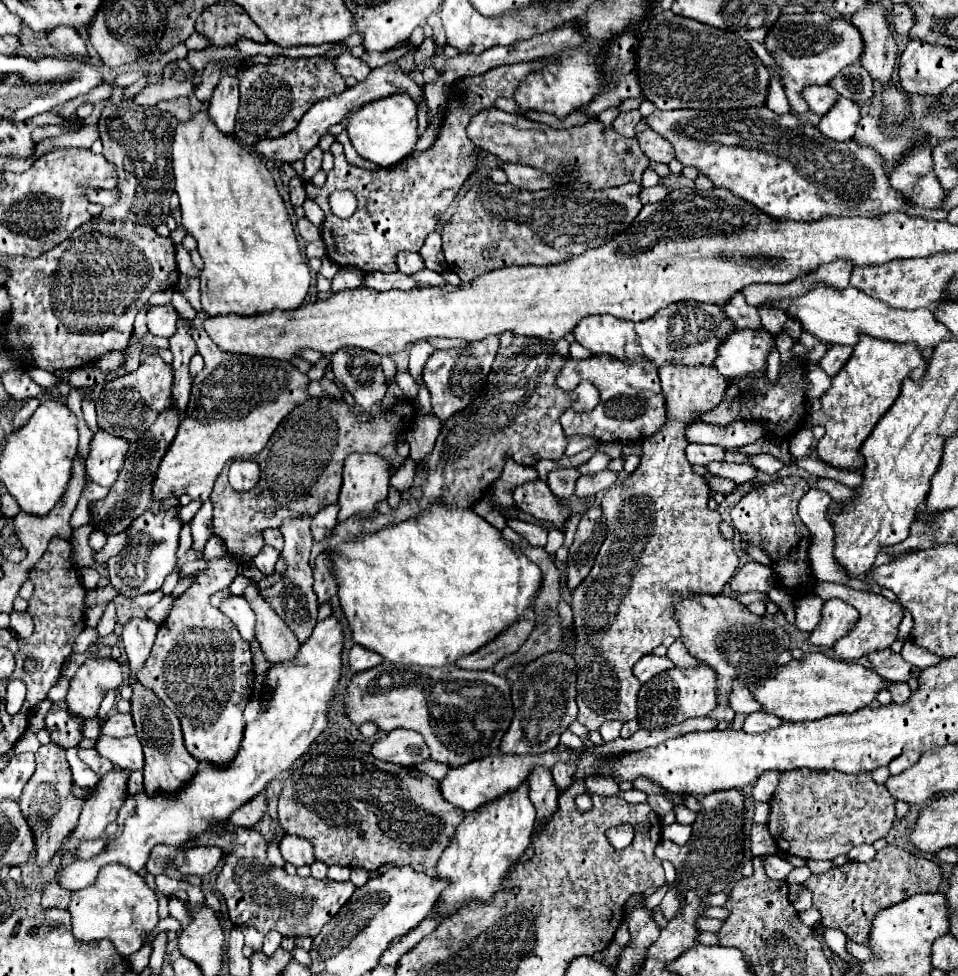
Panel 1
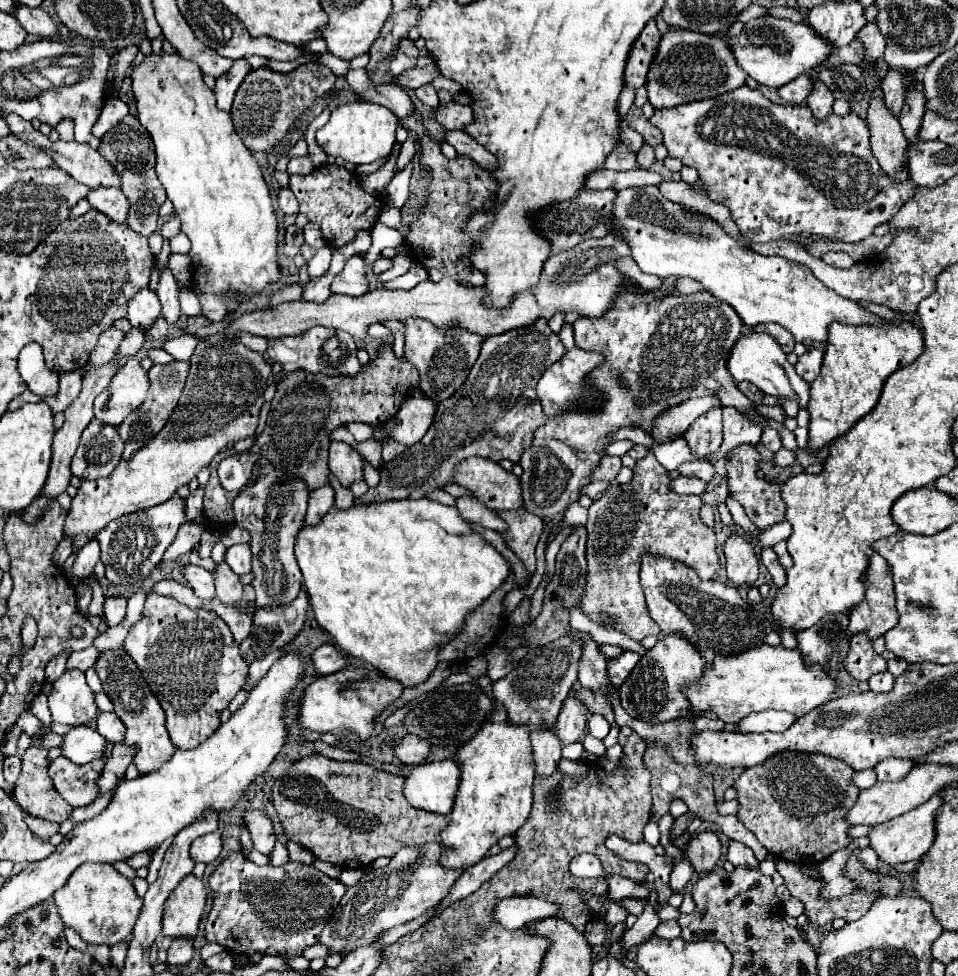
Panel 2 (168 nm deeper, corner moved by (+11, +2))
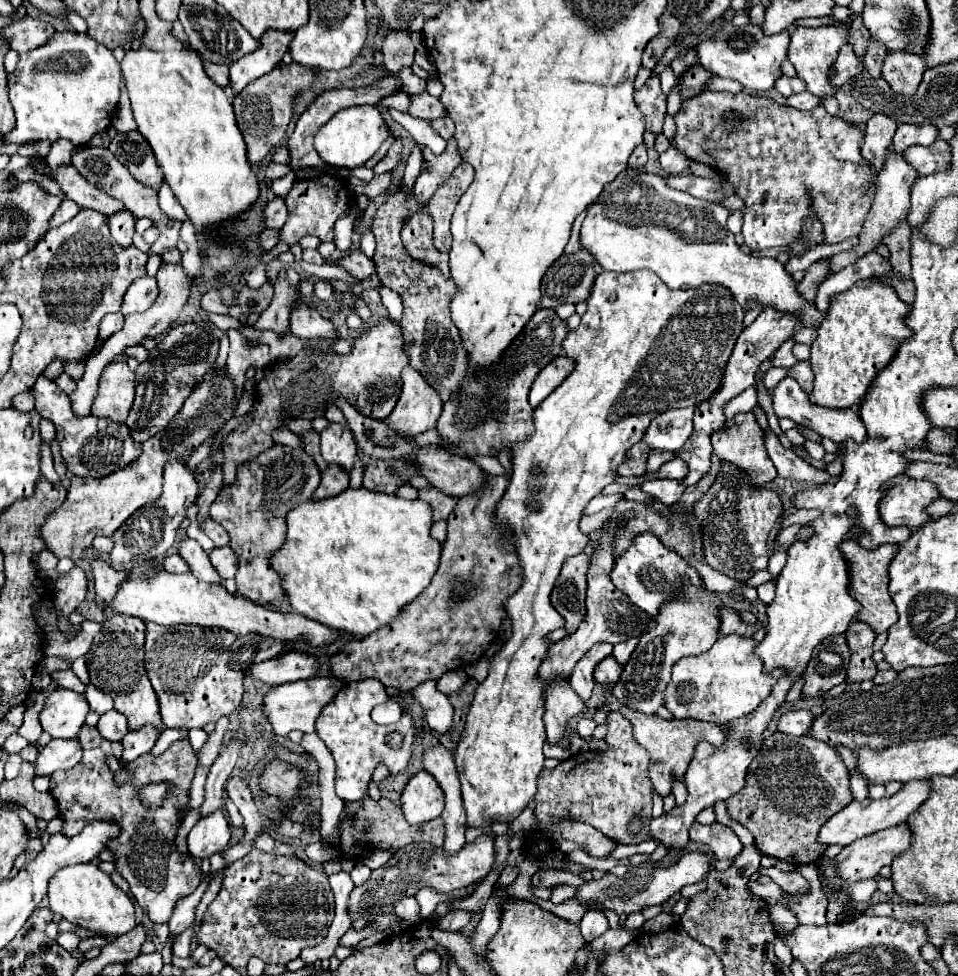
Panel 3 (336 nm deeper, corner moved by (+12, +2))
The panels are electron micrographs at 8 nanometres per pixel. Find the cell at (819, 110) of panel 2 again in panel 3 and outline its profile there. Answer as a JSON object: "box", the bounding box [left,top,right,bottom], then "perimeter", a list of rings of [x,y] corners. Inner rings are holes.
{"box":[788,22,850,98],"perimeter":[[[836,22],[836,24],[828,24],[828,26],[818,26],[818,28],[806,28],[806,26],[798,26],[792,34],[790,34],[790,46],[788,46],[788,60],[794,64],[798,78],[802,78],[808,86],[808,92],[824,98],[824,96],[834,96],[836,88],[830,82],[828,76],[828,66],[836,60],[836,54],[840,50],[840,46],[844,42],[848,42],[848,34],[850,34],[850,24],[848,22]]]}

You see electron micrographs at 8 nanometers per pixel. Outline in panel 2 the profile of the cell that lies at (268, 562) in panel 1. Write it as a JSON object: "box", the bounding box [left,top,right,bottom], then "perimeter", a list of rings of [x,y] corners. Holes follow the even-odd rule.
{"box":[225,544,251,574],"perimeter":[[[235,544],[225,552],[225,564],[237,574],[251,572],[251,550],[247,544]]]}

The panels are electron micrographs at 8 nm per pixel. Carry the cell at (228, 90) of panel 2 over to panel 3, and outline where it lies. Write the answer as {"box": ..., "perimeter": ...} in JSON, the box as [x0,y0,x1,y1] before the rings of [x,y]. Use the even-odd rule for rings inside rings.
{"box":[230,30,292,96],"perimeter":[[[268,30],[260,38],[262,44],[260,44],[260,48],[256,52],[232,62],[232,66],[230,66],[230,88],[232,88],[232,94],[236,96],[254,78],[260,78],[266,72],[270,72],[276,66],[276,62],[282,60],[284,52],[288,50],[290,40],[292,40],[292,34],[288,34],[288,32]]]}

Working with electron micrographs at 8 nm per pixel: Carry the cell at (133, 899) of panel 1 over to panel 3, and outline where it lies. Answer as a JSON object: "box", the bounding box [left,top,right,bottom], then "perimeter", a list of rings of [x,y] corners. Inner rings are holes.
{"box":[48,864,136,936],"perimeter":[[[76,864],[60,870],[48,886],[50,910],[60,914],[64,920],[74,922],[100,936],[122,936],[136,926],[134,904],[126,892],[120,890],[96,864]]]}

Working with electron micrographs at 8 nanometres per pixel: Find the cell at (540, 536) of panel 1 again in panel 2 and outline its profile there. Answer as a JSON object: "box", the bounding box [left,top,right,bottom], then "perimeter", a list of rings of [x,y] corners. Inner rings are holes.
{"box":[455,496,501,530],"perimeter":[[[461,496],[455,502],[455,508],[459,510],[461,518],[471,522],[471,524],[481,524],[485,528],[491,530],[501,530],[501,520],[497,518],[497,514],[493,514],[493,510],[489,510],[485,504],[477,502],[473,496]]]}

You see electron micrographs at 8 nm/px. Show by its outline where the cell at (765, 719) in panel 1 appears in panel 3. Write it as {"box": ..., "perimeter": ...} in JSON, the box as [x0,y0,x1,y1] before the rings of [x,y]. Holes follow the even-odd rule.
{"box":[778,710,814,736],"perimeter":[[[790,710],[790,712],[780,716],[778,732],[792,734],[792,736],[802,736],[802,734],[808,732],[812,720],[814,720],[814,714],[810,710]]]}

